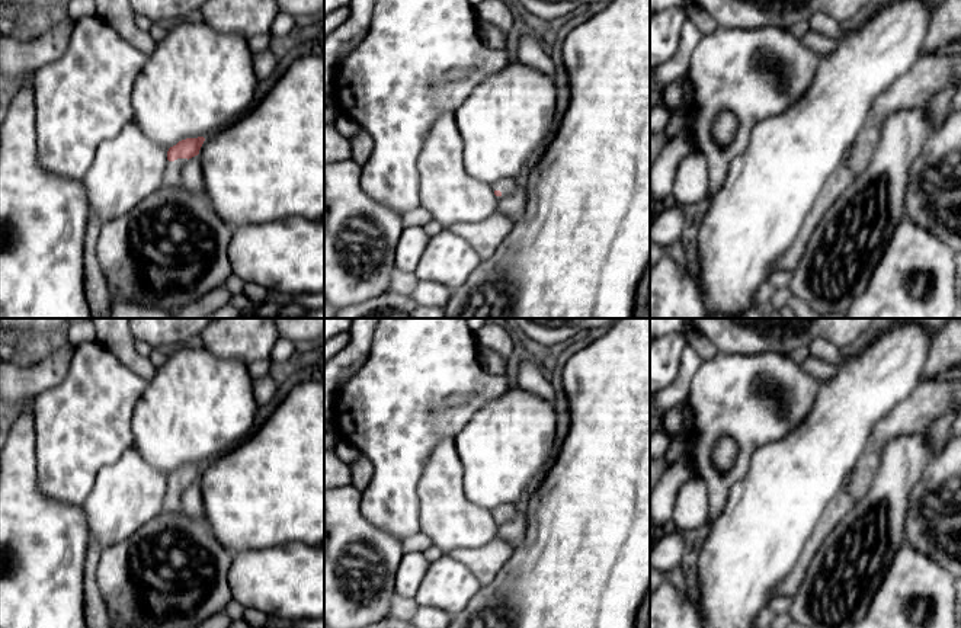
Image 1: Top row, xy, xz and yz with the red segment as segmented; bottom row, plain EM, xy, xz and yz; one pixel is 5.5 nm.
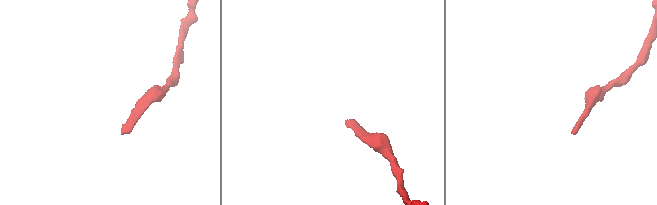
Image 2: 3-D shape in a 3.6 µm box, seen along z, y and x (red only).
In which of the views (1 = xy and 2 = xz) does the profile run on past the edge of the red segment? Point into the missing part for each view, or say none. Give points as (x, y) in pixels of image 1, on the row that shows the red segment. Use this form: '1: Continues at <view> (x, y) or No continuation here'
1: Continues at xy (172, 175)
2: Continues at xz (506, 186)

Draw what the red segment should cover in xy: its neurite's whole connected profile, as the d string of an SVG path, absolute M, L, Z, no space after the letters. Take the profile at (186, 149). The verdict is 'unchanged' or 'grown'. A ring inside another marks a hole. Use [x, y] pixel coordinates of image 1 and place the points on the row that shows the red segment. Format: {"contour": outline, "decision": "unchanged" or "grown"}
{"contour": "M186 138L179 141L176 145L170 147L167 151L167 164L163 174L164 185L180 185L182 166L192 157L199 154L199 150L204 144L205 138Z", "decision": "grown"}

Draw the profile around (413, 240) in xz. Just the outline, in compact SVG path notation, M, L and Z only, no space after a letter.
M404 227L394 259L395 269L414 272L429 244L430 236L423 227Z

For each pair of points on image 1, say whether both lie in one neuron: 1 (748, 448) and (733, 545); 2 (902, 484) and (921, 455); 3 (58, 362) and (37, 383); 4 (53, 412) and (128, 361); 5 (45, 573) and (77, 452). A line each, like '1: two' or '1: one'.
1: two
2: one
3: one
4: two
5: two

